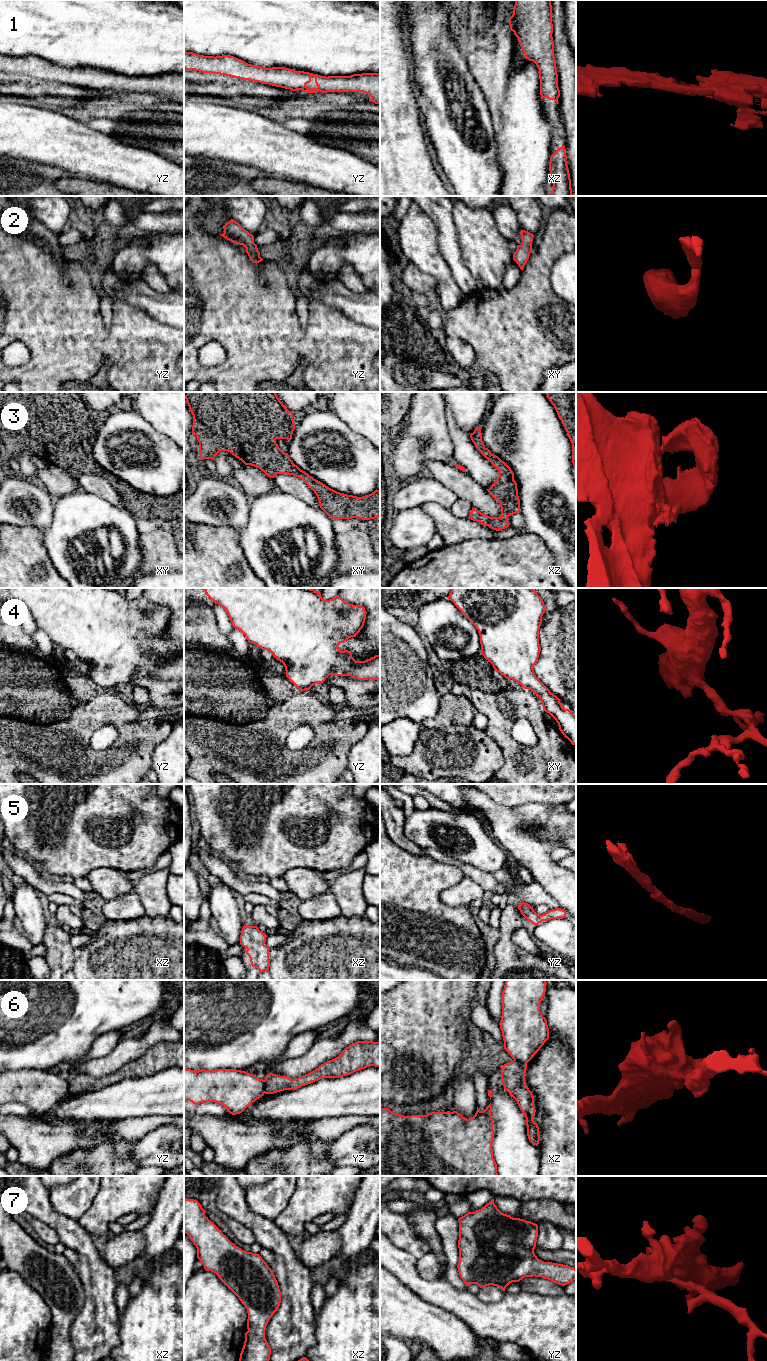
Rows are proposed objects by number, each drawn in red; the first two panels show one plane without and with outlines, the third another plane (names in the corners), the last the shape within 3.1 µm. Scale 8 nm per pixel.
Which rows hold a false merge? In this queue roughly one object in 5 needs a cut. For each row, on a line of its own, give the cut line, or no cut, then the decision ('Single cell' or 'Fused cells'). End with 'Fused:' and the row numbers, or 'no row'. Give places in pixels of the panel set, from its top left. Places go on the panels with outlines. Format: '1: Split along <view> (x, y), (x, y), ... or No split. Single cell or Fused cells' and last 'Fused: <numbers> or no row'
1: No split. Single cell
2: No split. Single cell
3: No split. Single cell
4: No split. Single cell
5: No split. Single cell
6: Split along yz (263, 1080), (264, 1092). Fused cells
7: No split. Single cell
Fused: 6

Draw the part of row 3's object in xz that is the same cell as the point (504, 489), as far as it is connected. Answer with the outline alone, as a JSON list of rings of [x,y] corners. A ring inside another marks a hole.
[[[476,427],[470,434],[470,438],[477,450],[499,471],[499,477],[486,490],[500,503],[501,516],[490,517],[472,507],[468,518],[496,531],[505,529],[509,527],[508,517],[520,513],[520,499],[514,473],[504,461],[485,447],[482,441],[481,427]]]

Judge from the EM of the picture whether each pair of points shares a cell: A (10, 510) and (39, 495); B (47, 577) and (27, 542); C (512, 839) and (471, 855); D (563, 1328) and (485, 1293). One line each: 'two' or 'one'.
A: one
B: one
C: two
D: two

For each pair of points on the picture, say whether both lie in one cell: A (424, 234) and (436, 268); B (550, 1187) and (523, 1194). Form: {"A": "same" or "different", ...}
{"A": "same", "B": "same"}

